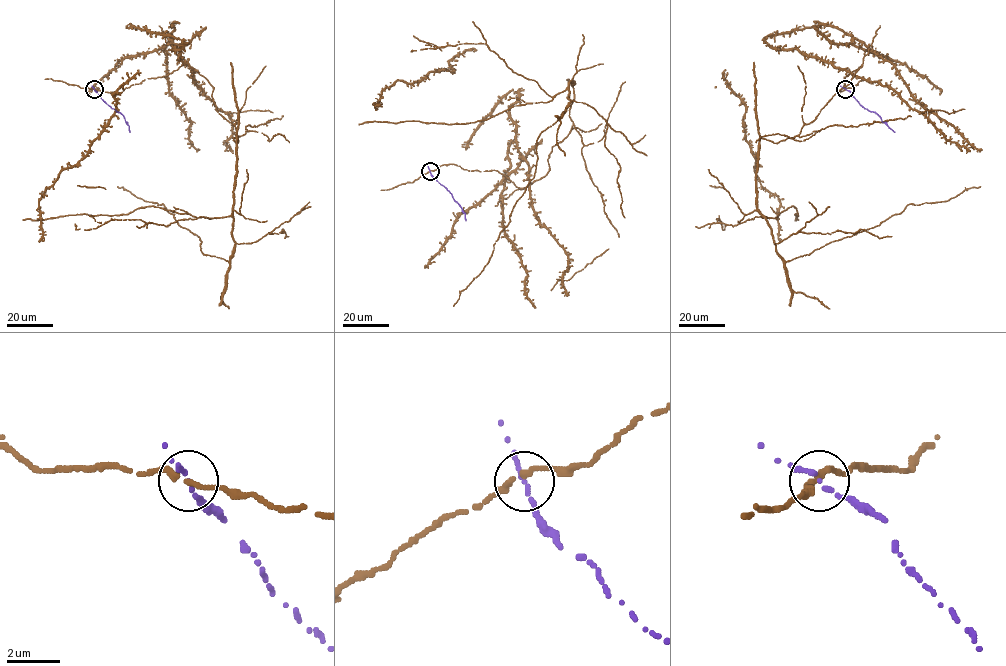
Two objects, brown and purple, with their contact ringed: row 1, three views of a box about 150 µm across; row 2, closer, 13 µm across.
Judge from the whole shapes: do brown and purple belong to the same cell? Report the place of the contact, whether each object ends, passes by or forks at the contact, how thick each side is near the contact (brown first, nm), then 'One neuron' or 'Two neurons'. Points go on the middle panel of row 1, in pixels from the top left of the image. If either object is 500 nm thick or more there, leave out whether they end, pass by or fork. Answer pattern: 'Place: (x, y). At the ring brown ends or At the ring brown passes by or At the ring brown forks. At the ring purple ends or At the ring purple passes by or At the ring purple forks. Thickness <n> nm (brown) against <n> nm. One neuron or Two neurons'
Place: (430, 171). At the ring brown passes by. At the ring purple ends. Thickness 200 nm (brown) against 200 nm. Two neurons

